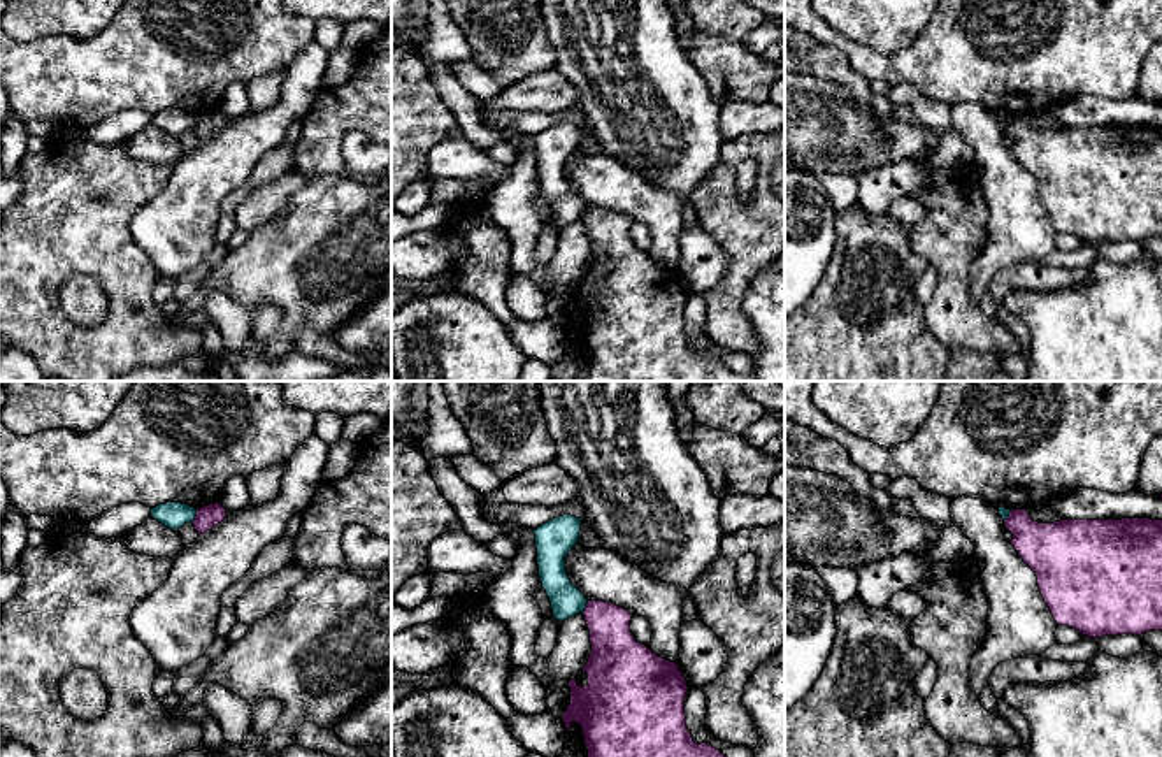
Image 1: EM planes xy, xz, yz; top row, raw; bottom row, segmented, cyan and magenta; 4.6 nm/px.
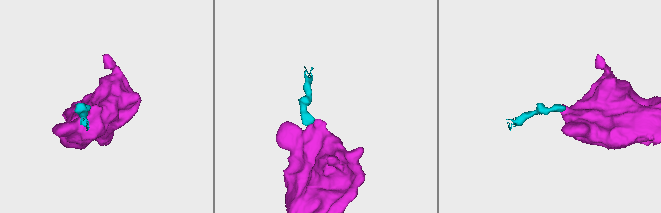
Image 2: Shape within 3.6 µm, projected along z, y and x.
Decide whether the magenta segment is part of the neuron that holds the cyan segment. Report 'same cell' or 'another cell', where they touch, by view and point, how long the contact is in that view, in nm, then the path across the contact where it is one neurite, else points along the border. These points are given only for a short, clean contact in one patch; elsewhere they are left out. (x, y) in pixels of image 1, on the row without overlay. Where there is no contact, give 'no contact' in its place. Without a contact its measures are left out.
another cell | xy (195, 122) | 70 nm | along xy (197, 116), (192, 129)

